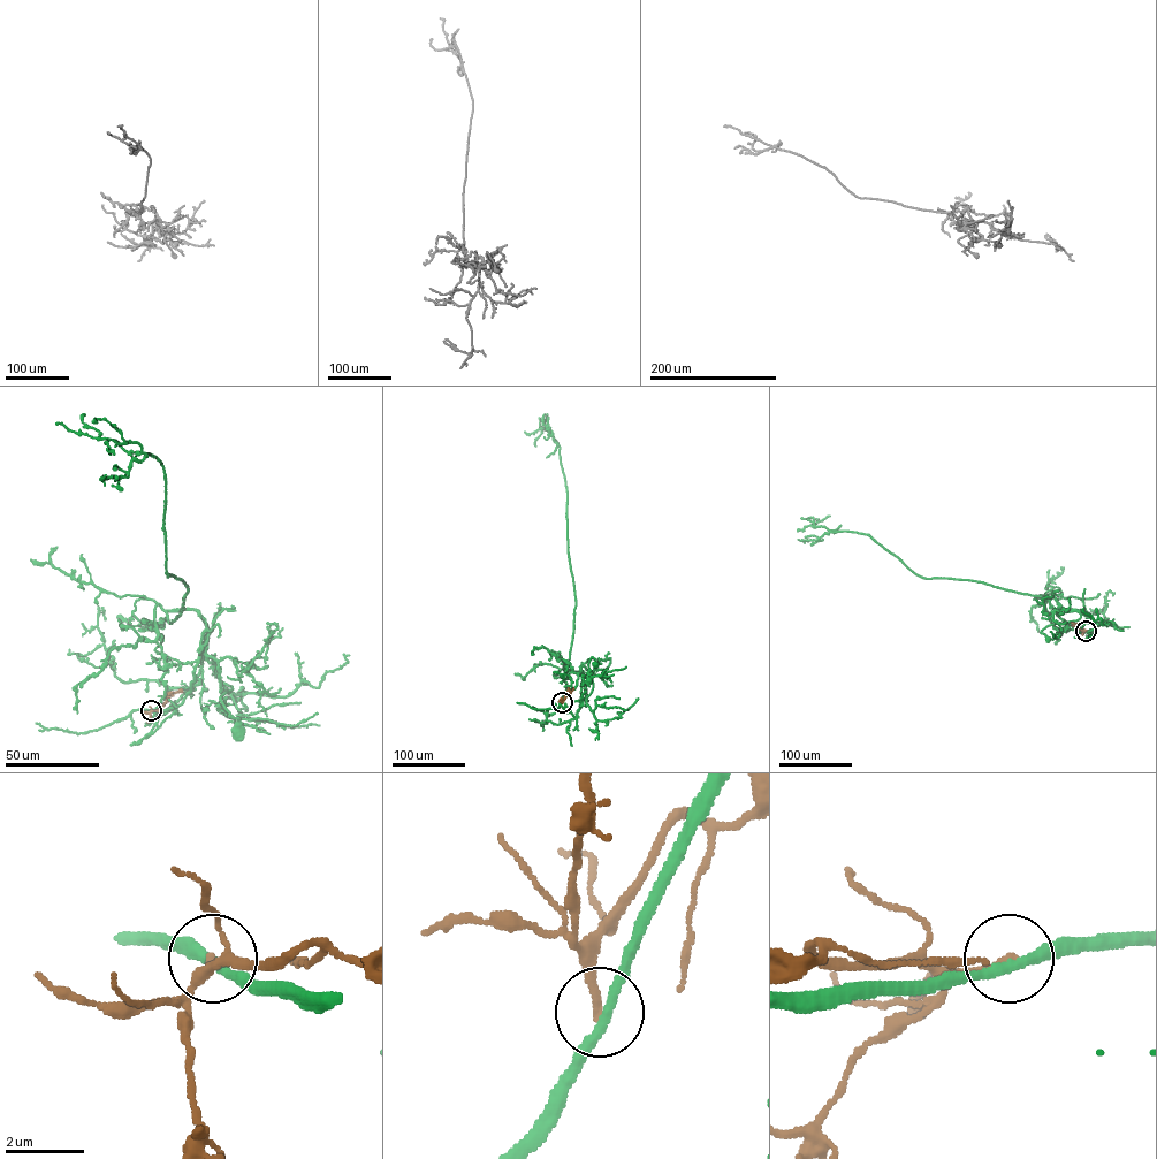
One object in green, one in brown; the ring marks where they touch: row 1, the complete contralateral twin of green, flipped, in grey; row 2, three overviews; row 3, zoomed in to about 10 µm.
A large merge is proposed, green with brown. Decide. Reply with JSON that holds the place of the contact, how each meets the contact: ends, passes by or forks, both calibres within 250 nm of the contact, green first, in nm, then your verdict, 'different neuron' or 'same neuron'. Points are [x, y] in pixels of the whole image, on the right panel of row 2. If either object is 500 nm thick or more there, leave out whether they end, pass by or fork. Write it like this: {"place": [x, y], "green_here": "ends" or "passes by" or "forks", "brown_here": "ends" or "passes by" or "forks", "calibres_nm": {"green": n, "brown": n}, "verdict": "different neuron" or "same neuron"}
{"place": [1086, 631], "green_here": "passes by", "brown_here": "ends", "calibres_nm": {"green": 240, "brown": 200}, "verdict": "different neuron"}

